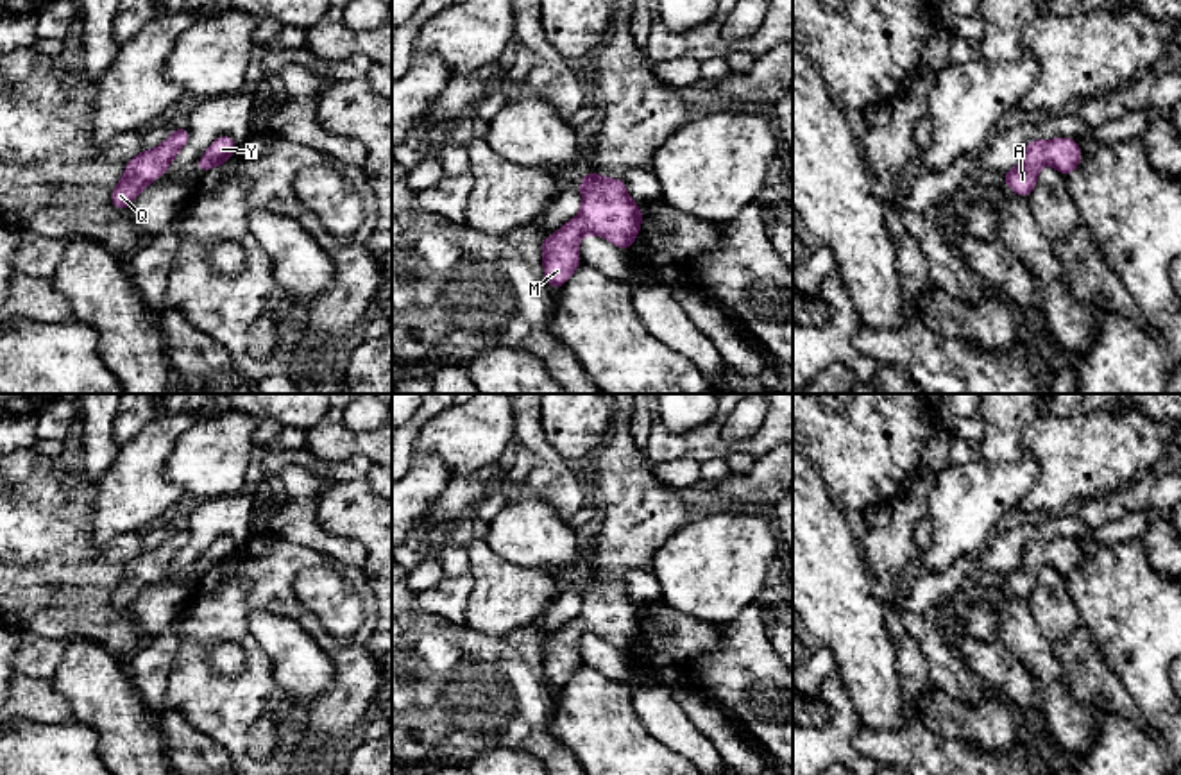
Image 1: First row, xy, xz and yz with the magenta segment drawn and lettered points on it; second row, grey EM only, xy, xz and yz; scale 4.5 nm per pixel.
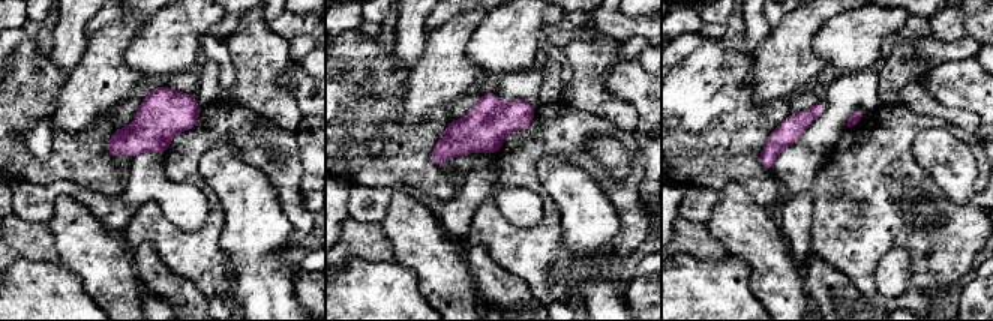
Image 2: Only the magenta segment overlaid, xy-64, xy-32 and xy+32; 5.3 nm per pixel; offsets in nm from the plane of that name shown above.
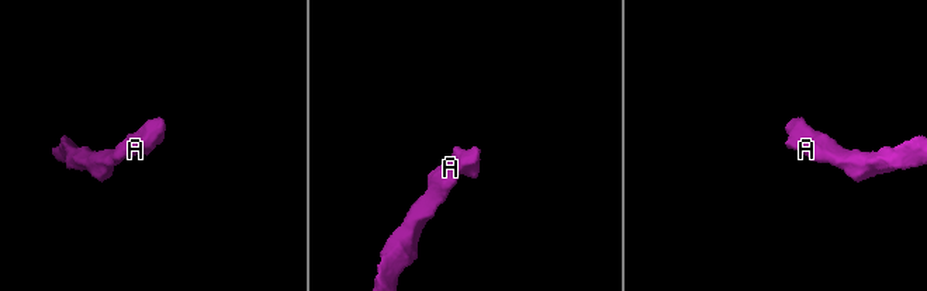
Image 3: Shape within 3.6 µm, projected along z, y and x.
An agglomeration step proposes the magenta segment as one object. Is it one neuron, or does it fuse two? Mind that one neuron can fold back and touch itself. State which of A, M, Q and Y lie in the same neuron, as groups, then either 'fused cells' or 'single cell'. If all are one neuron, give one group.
A M Q Y | single cell

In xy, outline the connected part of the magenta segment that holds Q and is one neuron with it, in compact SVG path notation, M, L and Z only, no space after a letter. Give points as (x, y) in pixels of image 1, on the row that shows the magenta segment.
M186 125L177 127L157 149L141 150L125 165L120 183L111 192L111 202L116 209L125 211L132 199L161 177L172 165L172 159L188 143L190 131Z

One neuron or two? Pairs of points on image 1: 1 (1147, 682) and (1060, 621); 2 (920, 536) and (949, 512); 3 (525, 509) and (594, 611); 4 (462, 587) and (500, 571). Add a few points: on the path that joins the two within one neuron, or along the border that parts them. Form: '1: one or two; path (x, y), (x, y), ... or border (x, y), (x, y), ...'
1: two; border (1067, 582), (1079, 623)
2: two; border (929, 518), (929, 543), (920, 552)
3: two; border (589, 546), (591, 571), (580, 580)
4: two; border (469, 573), (473, 589), (464, 611), (464, 623)

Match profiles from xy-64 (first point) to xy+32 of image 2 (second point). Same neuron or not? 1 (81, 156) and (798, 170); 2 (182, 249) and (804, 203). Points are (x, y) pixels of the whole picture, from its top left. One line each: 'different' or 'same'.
1: different
2: different

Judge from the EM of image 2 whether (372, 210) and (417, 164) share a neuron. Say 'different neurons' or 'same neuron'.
different neurons

